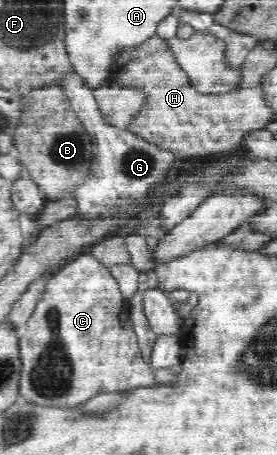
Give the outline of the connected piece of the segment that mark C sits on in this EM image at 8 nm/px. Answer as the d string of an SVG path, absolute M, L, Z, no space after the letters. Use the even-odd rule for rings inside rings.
M89 250L74 256L60 267L46 290L28 319L19 342L23 361L19 394L27 402L60 407L82 405L104 393L124 392L154 384L156 368L143 357L135 329L132 328L128 300L120 290L119 280L104 262L96 259Z

